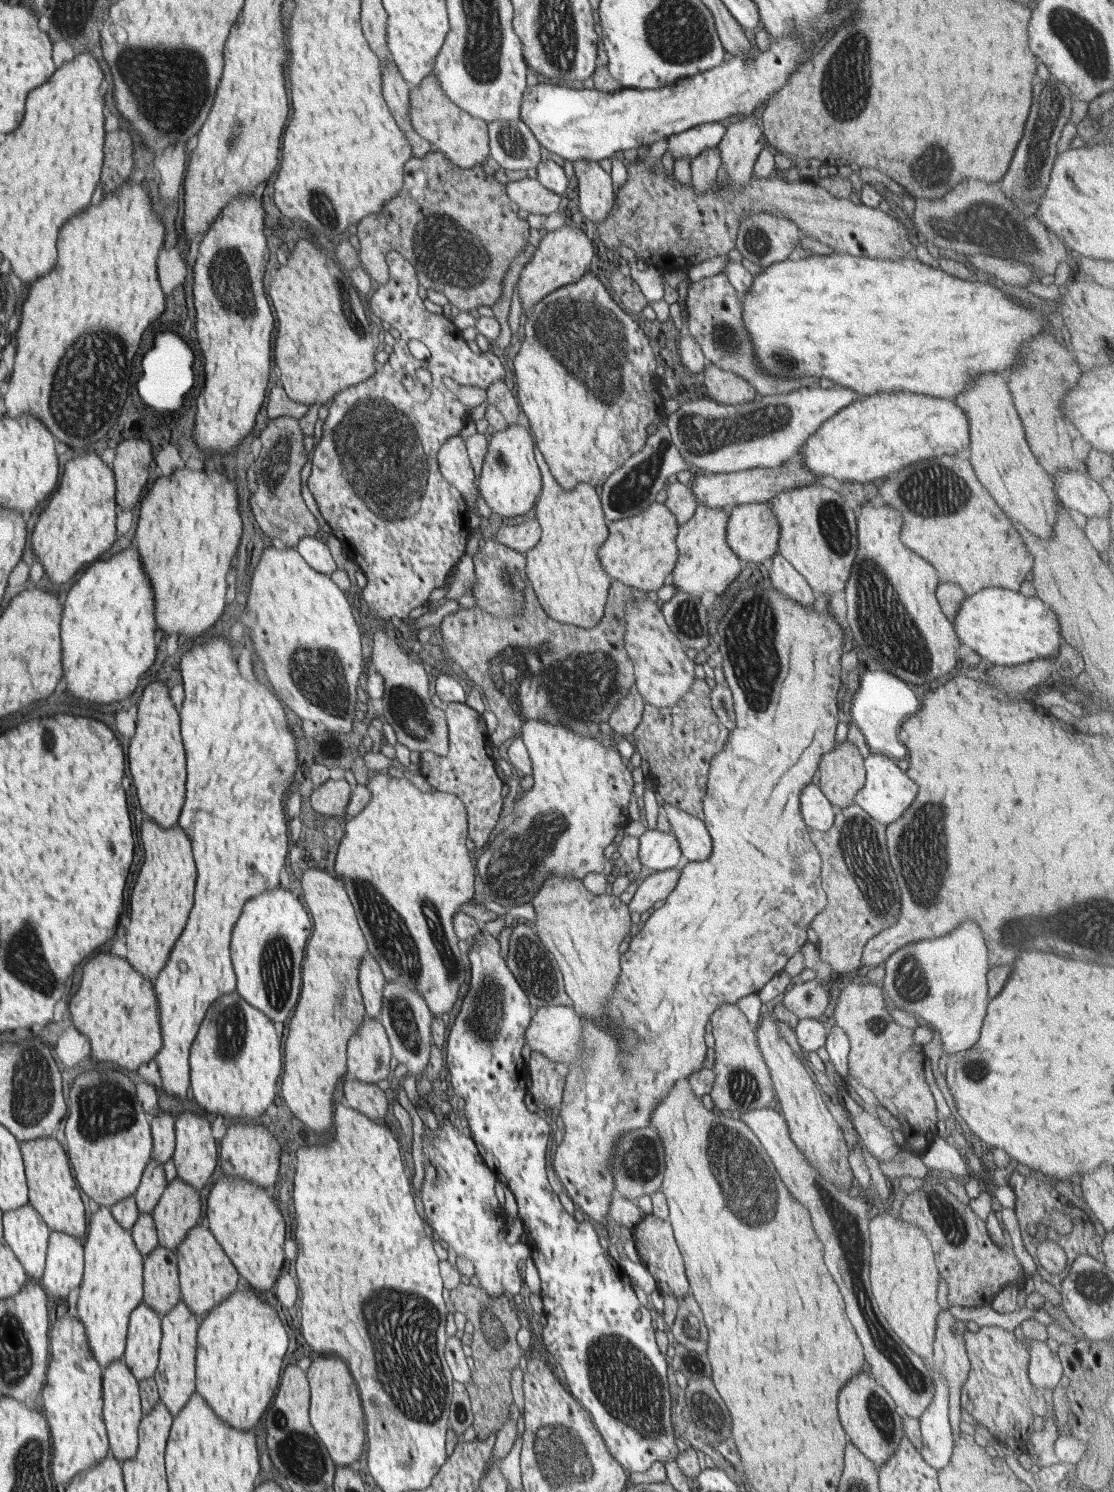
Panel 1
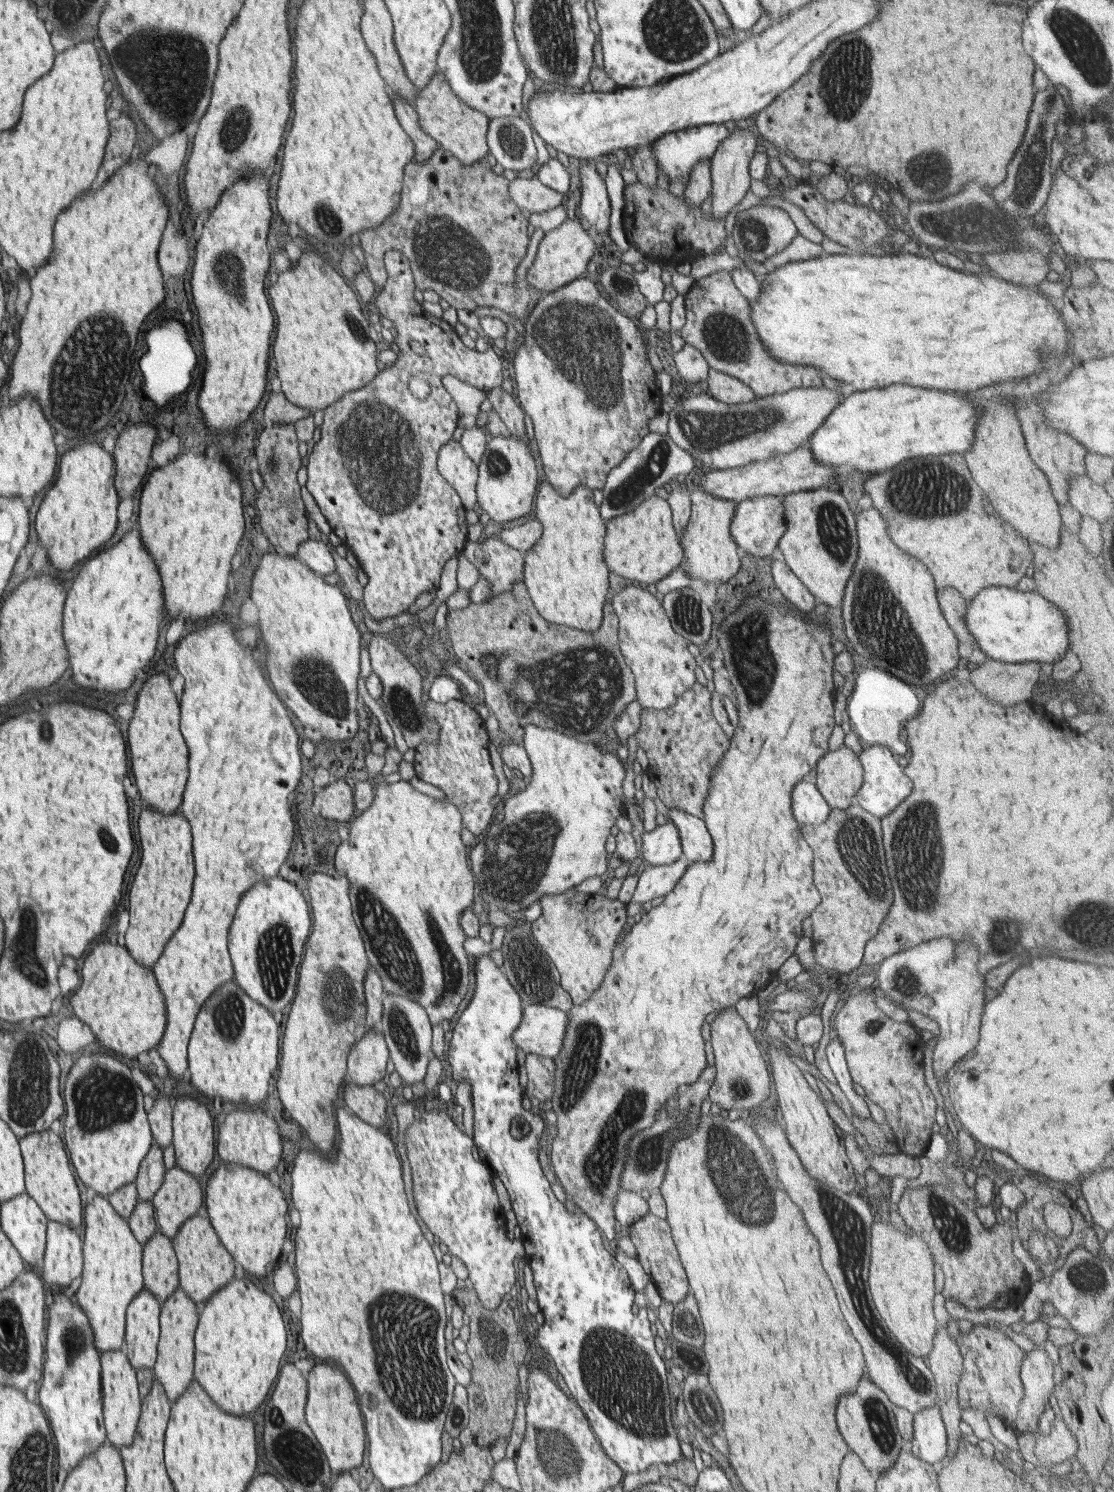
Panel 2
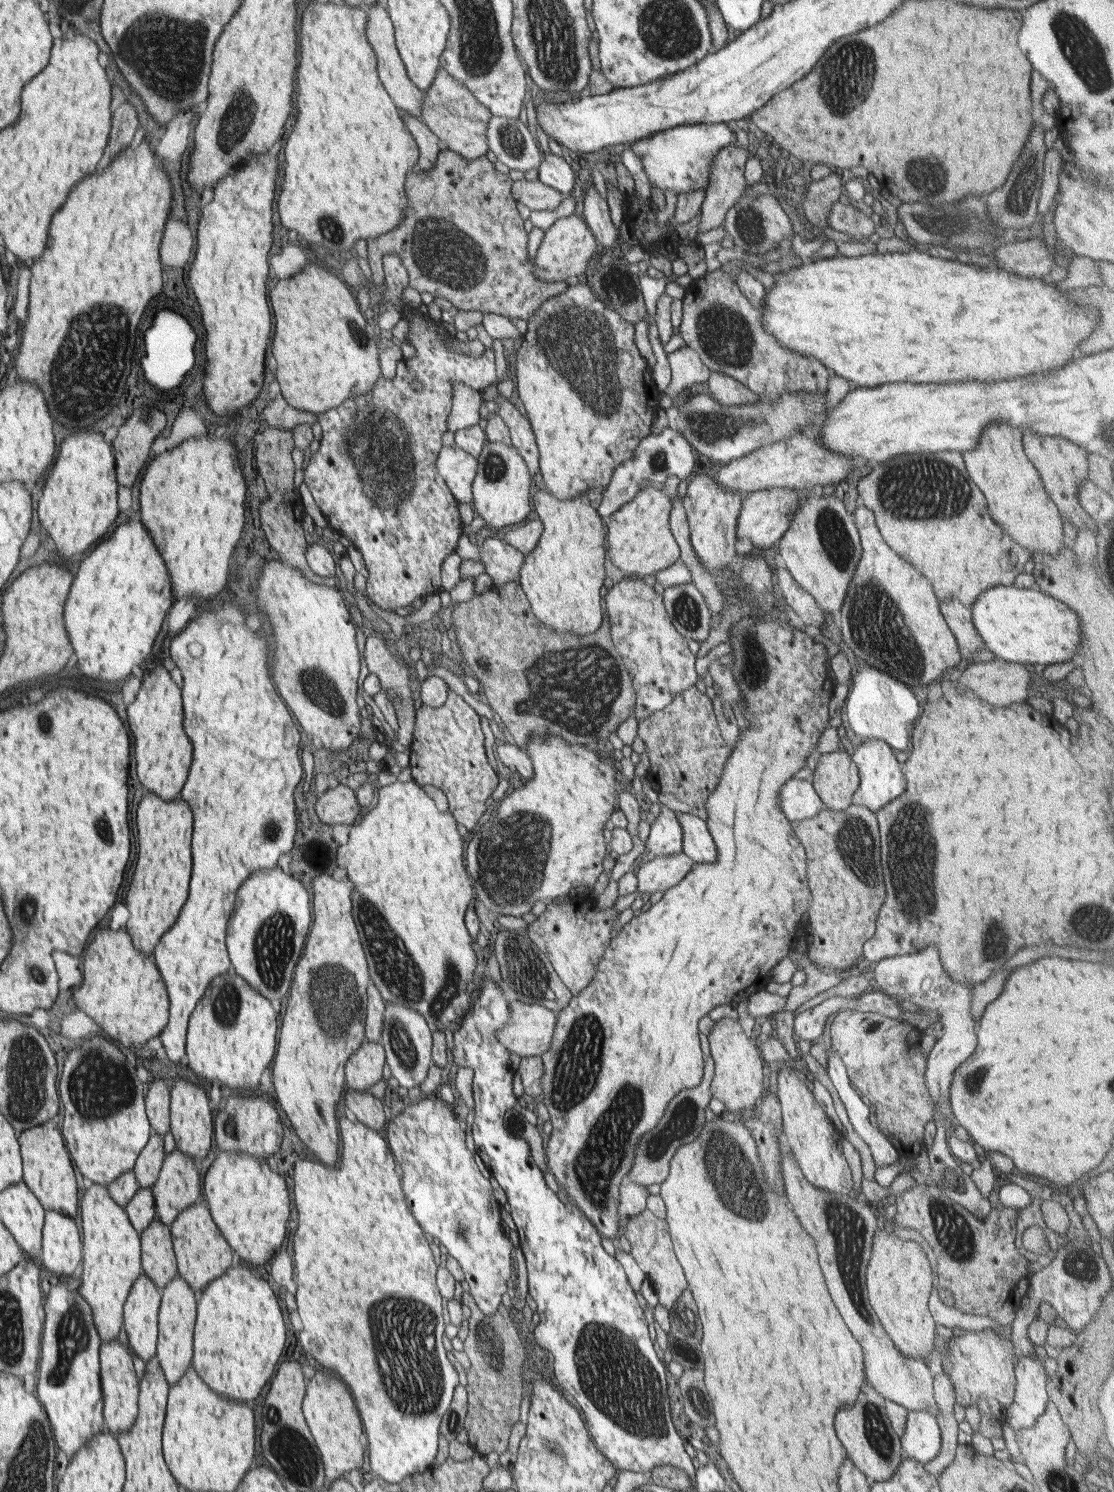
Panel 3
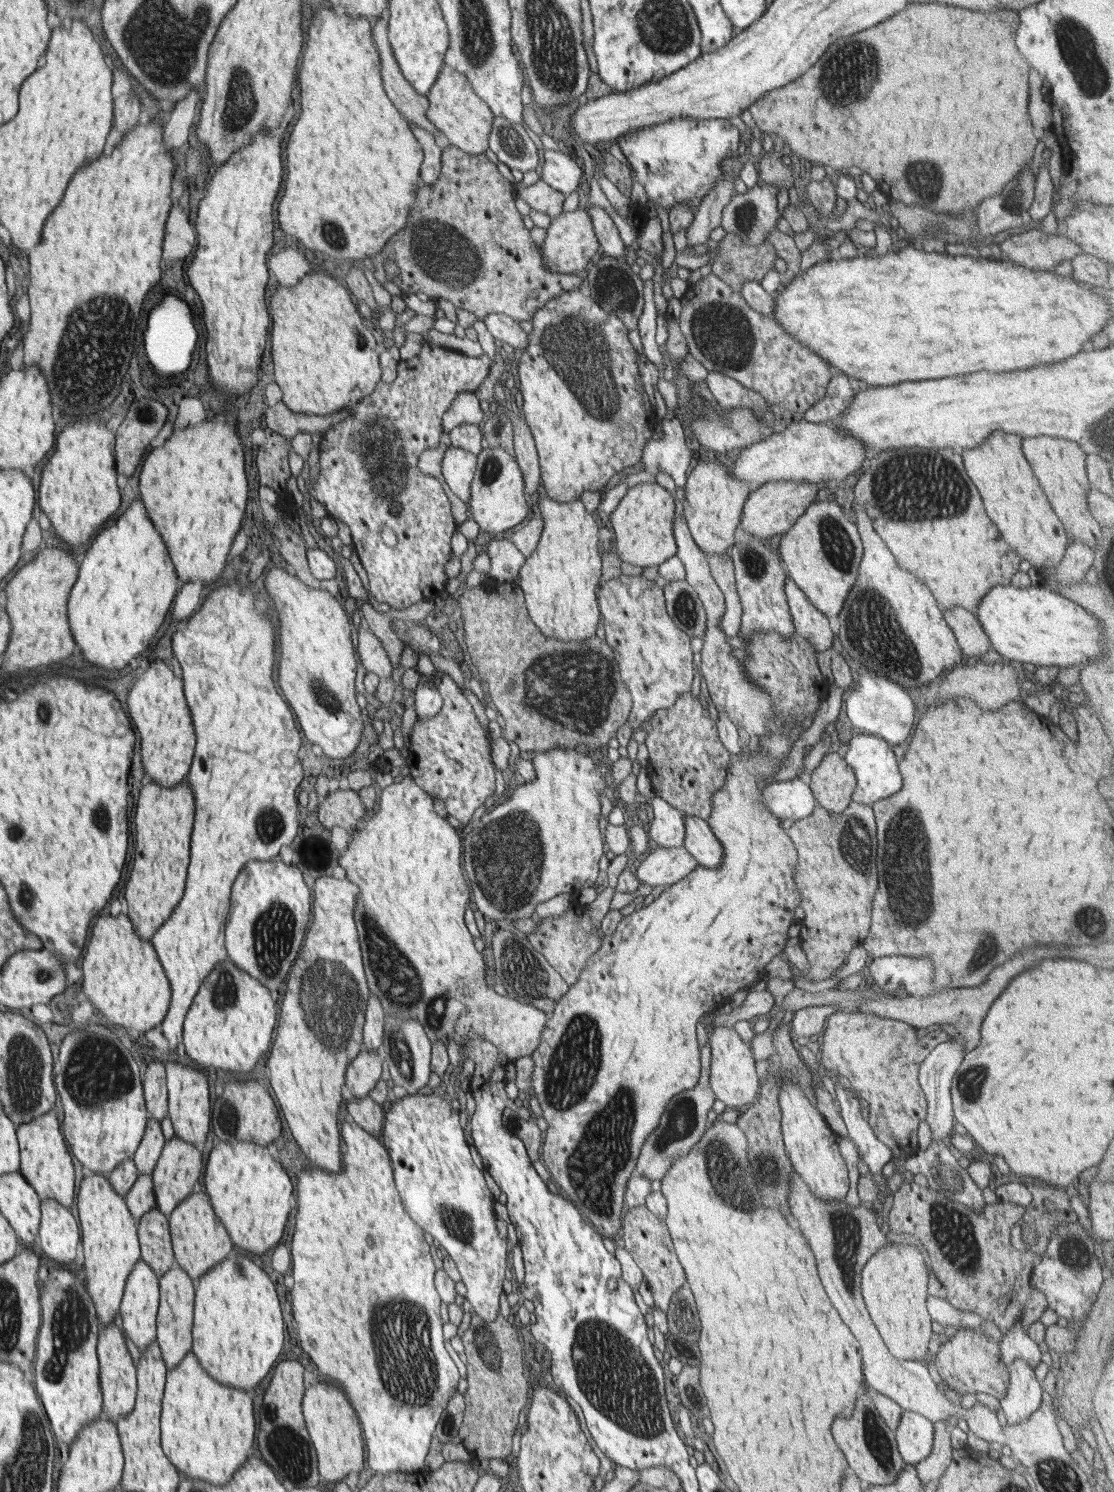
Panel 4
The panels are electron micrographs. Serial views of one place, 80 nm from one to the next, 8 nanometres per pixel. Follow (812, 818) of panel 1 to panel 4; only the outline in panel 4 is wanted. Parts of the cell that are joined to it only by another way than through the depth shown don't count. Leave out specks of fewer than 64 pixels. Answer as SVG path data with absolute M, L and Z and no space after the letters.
M798 777L765 786L763 801L778 818L787 823L806 818L819 806L810 785Z

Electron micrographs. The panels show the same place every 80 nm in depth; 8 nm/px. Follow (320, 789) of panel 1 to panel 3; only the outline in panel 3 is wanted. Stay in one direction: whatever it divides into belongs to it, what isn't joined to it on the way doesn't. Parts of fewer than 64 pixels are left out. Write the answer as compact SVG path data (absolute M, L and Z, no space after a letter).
M335 785L324 791L315 802L317 817L326 824L352 825L360 816L355 790L348 785Z

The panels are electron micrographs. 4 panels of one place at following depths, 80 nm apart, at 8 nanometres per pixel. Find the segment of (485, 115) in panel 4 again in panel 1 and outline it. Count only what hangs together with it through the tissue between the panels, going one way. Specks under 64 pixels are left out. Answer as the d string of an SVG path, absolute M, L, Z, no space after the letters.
M433 74L428 75L417 85L411 86L409 98L409 121L421 138L430 142L432 151L444 153L445 158L451 164L462 169L469 169L486 163L489 156L487 124L458 109L458 106L444 95L444 89L440 87L438 79Z

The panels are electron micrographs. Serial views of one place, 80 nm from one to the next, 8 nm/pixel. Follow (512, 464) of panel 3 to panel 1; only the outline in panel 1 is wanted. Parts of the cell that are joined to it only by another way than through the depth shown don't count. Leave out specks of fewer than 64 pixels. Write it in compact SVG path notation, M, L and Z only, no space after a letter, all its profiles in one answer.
M516 423L492 435L478 480L479 494L492 512L513 518L522 517L532 510L543 487L536 453L535 439L529 426Z

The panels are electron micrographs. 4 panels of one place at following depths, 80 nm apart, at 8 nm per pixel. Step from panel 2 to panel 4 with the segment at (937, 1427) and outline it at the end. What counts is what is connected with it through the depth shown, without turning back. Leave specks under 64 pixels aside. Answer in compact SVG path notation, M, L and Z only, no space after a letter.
M903 1411L898 1428L894 1430L896 1444L906 1465L917 1465L930 1456L934 1446L934 1423L924 1416Z

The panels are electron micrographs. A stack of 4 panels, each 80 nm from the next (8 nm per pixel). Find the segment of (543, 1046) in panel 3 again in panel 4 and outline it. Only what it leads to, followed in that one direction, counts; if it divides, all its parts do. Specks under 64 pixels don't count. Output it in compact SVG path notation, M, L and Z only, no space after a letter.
M410 775L404 776L401 782L396 782L379 789L380 797L378 800L378 810L370 817L360 822L359 826L351 834L352 841L341 855L339 855L339 865L346 870L346 878L353 882L358 888L358 894L353 912L355 923L357 926L360 946L362 946L362 954L364 954L364 968L366 968L366 978L368 978L368 986L370 992L376 994L382 1002L382 1008L386 1014L392 1014L398 1021L416 1020L425 1028L428 1040L435 1043L441 1041L447 1047L450 1040L458 1043L460 1053L466 1043L480 1038L486 1040L490 1044L496 1046L500 1053L503 1053L508 1060L531 1056L536 1051L536 1047L540 1045L541 1032L546 1026L550 1014L532 1006L524 1004L510 998L503 998L493 987L488 987L484 977L488 974L484 970L484 960L482 953L474 947L472 935L465 923L465 910L471 900L471 887L468 886L467 878L463 872L462 848L463 839L462 831L456 830L448 823L446 817L439 816L434 811L433 798L418 786Z

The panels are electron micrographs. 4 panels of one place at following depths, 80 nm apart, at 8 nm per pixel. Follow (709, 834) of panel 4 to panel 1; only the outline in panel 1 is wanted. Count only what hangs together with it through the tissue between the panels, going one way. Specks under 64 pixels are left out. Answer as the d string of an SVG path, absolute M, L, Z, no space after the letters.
M664 803L663 809L679 842L681 855L688 861L707 859L712 853L713 842L705 822L668 803Z

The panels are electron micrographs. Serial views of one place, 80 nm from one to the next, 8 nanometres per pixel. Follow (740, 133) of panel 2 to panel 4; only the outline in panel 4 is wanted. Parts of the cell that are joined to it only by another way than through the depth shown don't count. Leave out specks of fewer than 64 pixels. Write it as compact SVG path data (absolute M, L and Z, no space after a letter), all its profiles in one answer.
M739 156L724 160L721 175L713 189L708 191L708 194L700 201L694 219L687 229L688 246L686 250L692 249L698 244L706 244L709 242L711 233L720 229L724 207L732 202L732 197L736 193L734 176L739 174L742 167Z

